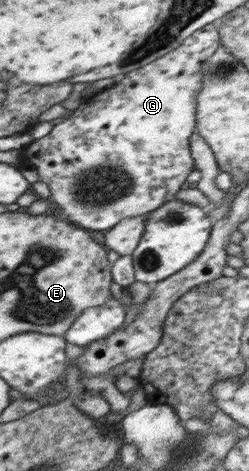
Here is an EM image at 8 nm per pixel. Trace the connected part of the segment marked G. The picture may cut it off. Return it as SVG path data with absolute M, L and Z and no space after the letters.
M209 23L196 29L191 35L185 39L175 49L168 50L165 55L158 57L155 61L147 62L147 65L129 71L115 87L105 88L97 93L91 94L70 113L58 121L54 121L49 126L49 133L40 139L31 141L22 147L19 152L19 164L23 168L30 168L37 172L39 181L43 181L49 188L49 199L57 205L61 211L61 215L65 219L72 221L77 225L83 225L85 229L93 229L101 231L105 229L109 231L115 224L126 219L126 217L135 217L136 215L144 215L144 213L157 209L161 204L173 199L174 193L181 189L187 188L187 177L191 177L191 171L195 169L193 158L190 156L189 138L191 133L195 133L195 116L198 113L198 92L202 87L203 65L211 56L214 55L219 47L220 39L218 37L217 26Z

